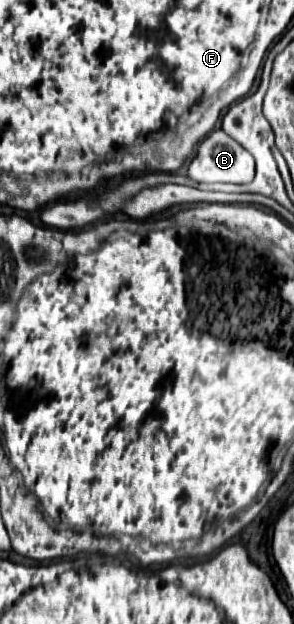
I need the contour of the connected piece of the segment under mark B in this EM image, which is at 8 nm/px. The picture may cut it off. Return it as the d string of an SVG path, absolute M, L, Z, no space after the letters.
M214 130L198 146L188 176L194 182L246 184L254 178L254 158L224 130Z

